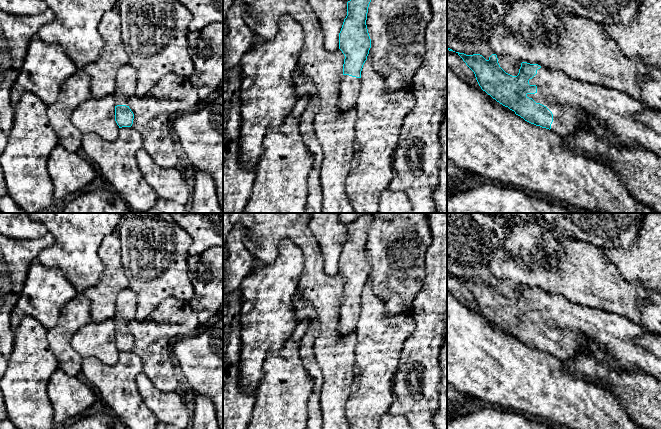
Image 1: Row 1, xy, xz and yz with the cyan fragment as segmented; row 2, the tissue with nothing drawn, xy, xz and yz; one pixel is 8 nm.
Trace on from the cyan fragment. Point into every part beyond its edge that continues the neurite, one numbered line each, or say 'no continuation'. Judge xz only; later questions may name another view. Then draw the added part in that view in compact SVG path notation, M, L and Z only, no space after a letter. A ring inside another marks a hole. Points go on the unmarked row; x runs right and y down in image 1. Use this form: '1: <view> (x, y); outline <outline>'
1: xz (350, 310); outline M343 299L338 324L338 332L341 335L354 333L357 321L361 313L361 302Z

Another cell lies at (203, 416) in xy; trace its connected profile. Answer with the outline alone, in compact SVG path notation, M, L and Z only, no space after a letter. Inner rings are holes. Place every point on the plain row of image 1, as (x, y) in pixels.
M196 394L191 407L191 429L219 429L215 406L205 395Z

